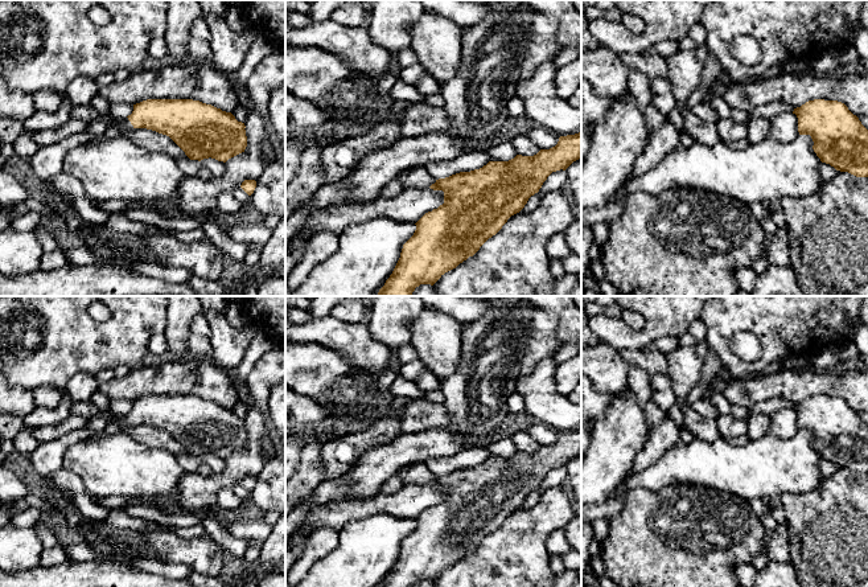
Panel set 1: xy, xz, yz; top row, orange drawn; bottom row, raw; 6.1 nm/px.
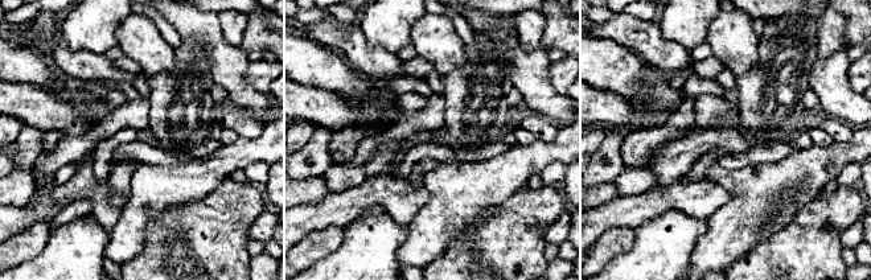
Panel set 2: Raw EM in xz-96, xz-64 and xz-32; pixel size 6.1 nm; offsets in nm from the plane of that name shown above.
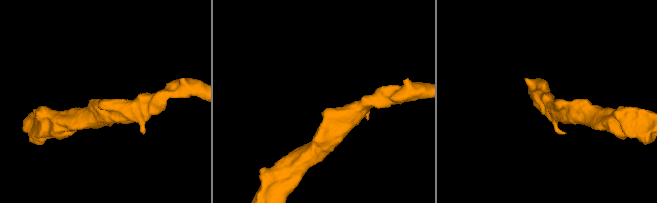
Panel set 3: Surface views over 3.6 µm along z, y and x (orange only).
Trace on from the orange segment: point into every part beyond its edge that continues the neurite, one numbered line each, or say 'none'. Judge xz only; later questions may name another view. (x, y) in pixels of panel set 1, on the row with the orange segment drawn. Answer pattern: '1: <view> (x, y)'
1: xz (415, 177)

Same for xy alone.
1: xy (124, 124)

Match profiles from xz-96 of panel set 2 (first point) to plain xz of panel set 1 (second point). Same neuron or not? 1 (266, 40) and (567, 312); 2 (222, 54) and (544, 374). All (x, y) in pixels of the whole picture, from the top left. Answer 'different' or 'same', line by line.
1: same
2: same

